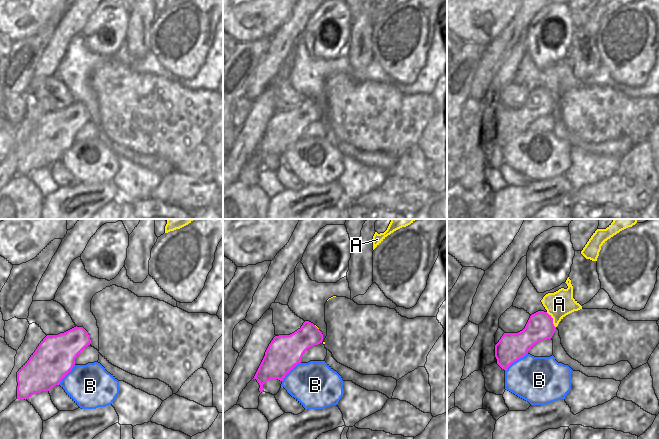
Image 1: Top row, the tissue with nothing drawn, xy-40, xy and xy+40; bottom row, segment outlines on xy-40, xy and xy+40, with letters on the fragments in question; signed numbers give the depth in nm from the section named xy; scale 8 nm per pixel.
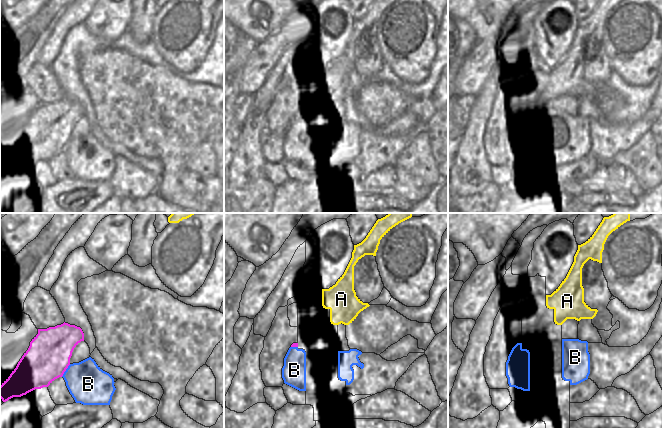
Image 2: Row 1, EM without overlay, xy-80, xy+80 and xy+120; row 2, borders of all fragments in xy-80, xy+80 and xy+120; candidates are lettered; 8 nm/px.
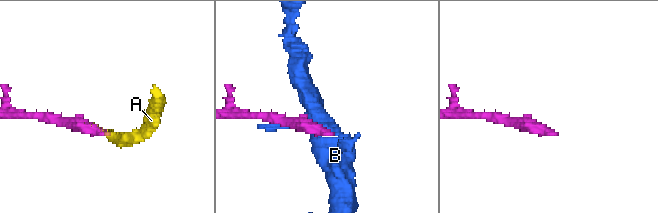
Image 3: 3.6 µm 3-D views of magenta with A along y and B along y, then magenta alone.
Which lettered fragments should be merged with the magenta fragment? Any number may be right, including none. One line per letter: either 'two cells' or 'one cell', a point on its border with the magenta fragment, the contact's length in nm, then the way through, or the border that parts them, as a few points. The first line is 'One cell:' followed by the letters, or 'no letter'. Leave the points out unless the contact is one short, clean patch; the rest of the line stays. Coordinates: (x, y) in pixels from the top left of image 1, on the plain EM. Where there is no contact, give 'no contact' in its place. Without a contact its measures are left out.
One cell: A
A: one cell; meets magenta in xy+40 at (552, 96); contact 150 nm long
B: two cells; meets magenta in xy at (290, 146); contact 220 nm long; border along xy (300, 138), (282, 157)

